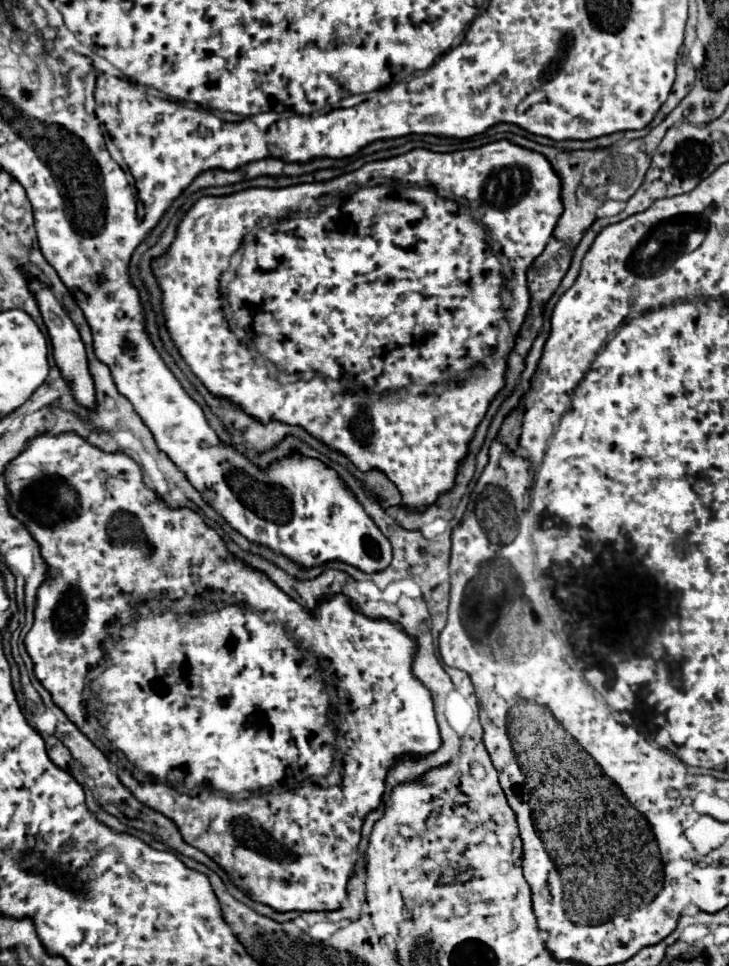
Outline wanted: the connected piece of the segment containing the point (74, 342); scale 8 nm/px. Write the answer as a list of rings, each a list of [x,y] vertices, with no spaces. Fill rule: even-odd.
[[[30,281],[30,291],[36,295],[36,301],[38,301],[38,307],[40,307],[40,313],[44,317],[44,325],[48,329],[48,335],[50,335],[50,341],[52,341],[52,347],[54,347],[54,359],[56,359],[56,365],[64,377],[64,381],[70,385],[72,393],[74,393],[74,401],[84,407],[86,411],[94,411],[96,409],[96,391],[94,391],[94,381],[92,381],[92,375],[90,375],[90,369],[88,369],[88,359],[86,359],[86,349],[84,349],[84,343],[78,335],[78,329],[76,325],[72,323],[72,319],[68,317],[68,313],[64,311],[64,307],[58,303],[58,299],[52,295],[52,291],[38,283],[38,281]]]

